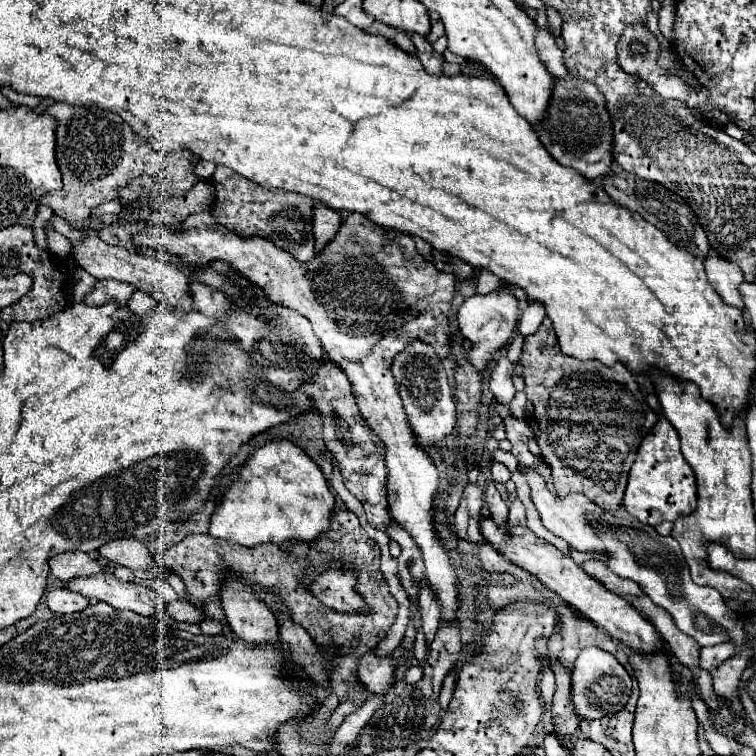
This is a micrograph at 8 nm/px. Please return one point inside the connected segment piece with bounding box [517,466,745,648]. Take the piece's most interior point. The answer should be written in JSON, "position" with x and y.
{"position":[637,552]}

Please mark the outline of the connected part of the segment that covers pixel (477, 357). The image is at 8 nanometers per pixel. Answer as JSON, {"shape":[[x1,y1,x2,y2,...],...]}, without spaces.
{"shape":[[503,284,499,290,495,290,487,296,475,294,475,296,471,296,463,302,463,306,459,308,459,318,457,320,459,320,461,334,473,346,473,350,469,354,469,360,475,366,475,370,485,372,493,364,493,360,497,356,497,350,503,348,509,342,509,338,511,338,511,334,517,326,517,314,519,314,517,312,517,298,507,290,507,284]]}

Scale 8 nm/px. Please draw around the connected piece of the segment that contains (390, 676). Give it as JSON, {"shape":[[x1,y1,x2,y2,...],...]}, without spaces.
{"shape":[[369,650,357,664,357,680,369,694,387,694,395,684,395,660,391,656,377,656]]}

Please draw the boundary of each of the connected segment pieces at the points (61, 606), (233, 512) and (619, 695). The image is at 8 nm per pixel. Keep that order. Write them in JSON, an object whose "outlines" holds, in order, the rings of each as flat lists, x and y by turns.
{"outlines":[[[55,588,45,596,45,604,51,612,63,616,63,614,73,614,81,612,89,606,89,598,69,590,69,588]],[[271,440,271,442,267,442,265,446,257,448,257,450,243,462,243,466,239,468,239,474,237,474,237,482,233,480,233,482,227,486,227,490,223,492,223,500,221,500,221,504,217,506,217,510,213,512,213,518,211,518,209,536,219,538,219,540,233,540,233,542,237,542,237,544,241,544,241,546,257,546,257,544,267,544,267,542,285,544,285,542,289,542,289,540,293,540,293,542,311,542,313,538,317,538,321,532,325,532,325,530,329,528,329,516,331,516,333,504,335,504,335,498,333,498,333,494,331,494,331,490,329,490,329,484,327,484,323,472,319,470,319,466,317,466,297,444,293,444,293,442,289,442,289,440]],[[583,648,571,670,573,712,583,720,597,720,619,712,631,694,631,676,617,658,601,648]]]}

